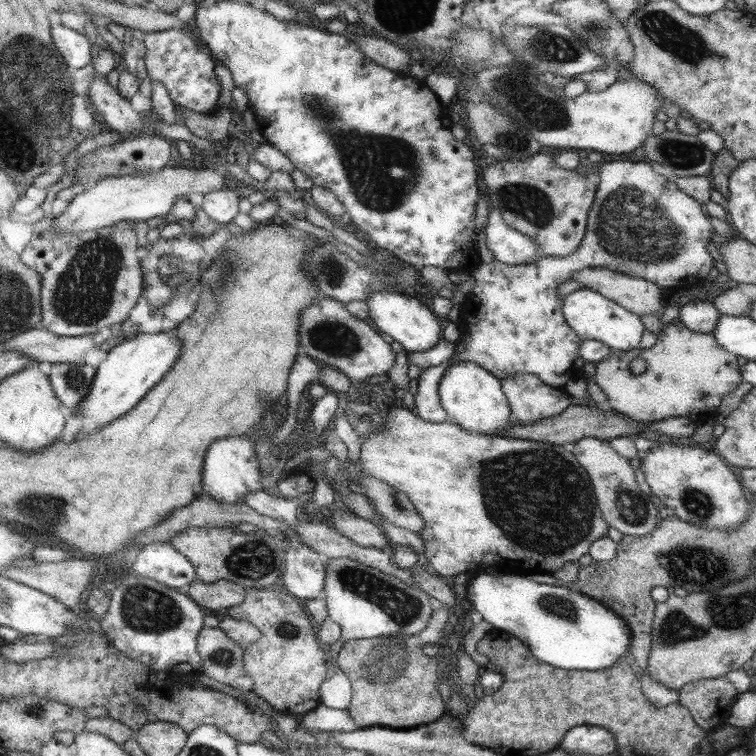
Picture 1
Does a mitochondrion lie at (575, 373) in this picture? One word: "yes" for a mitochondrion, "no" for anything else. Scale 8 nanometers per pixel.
no

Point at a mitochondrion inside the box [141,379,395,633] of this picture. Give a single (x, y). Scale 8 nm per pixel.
(253, 560)

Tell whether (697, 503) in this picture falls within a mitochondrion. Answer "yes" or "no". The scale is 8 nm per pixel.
yes

